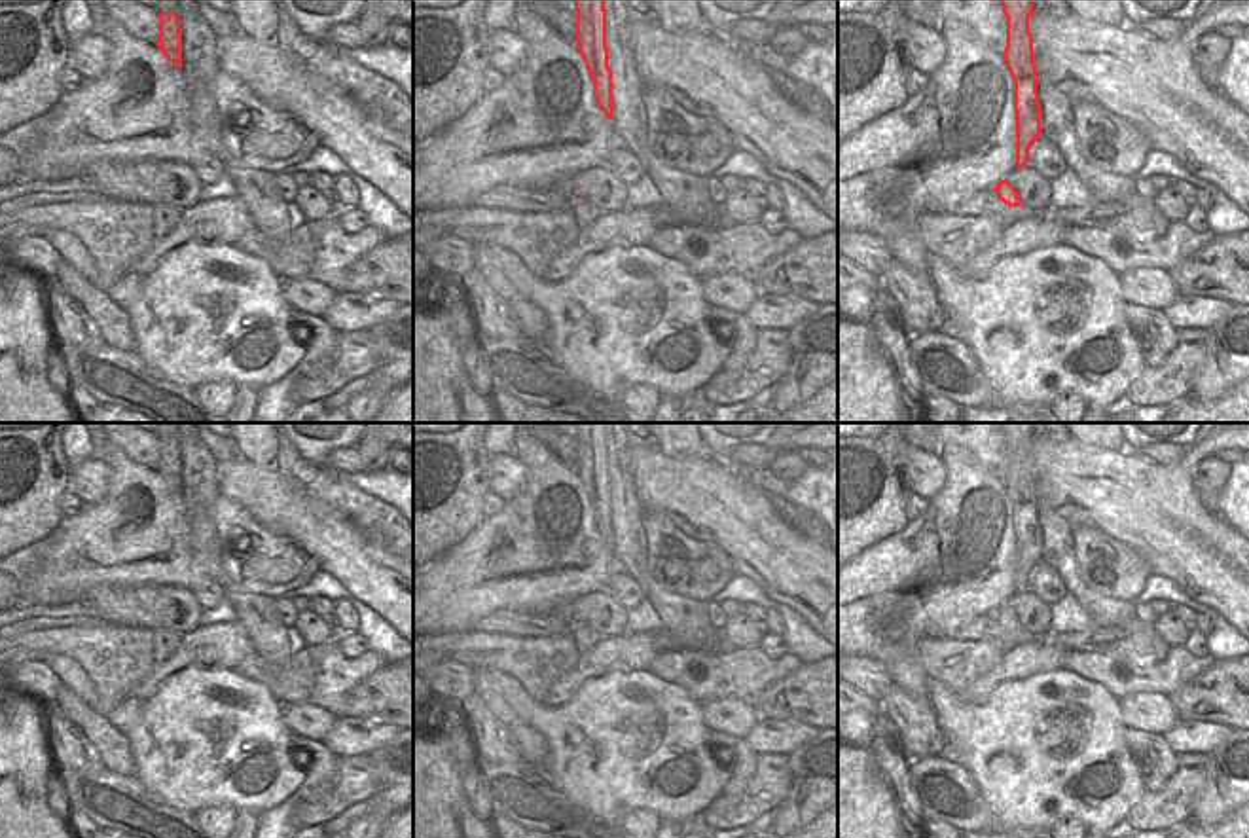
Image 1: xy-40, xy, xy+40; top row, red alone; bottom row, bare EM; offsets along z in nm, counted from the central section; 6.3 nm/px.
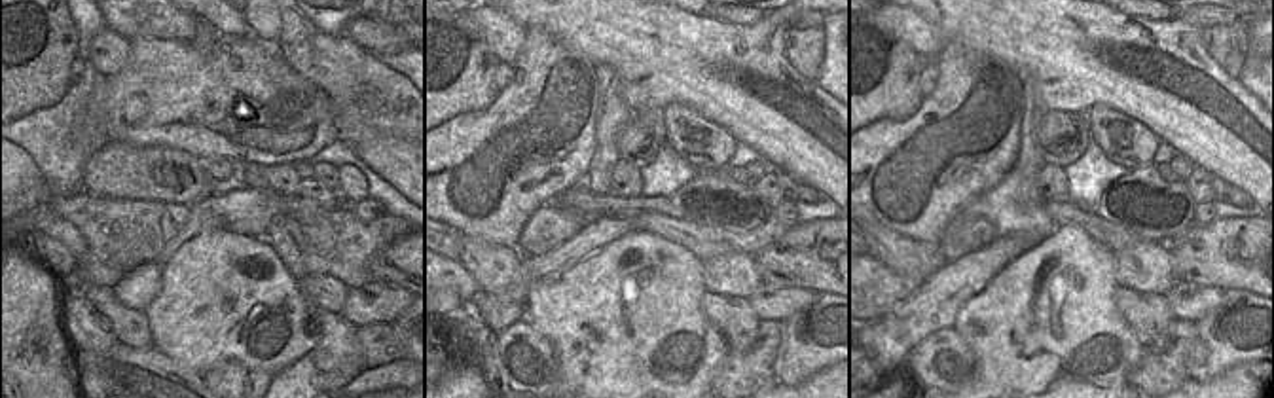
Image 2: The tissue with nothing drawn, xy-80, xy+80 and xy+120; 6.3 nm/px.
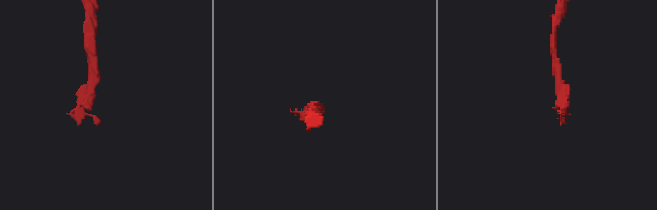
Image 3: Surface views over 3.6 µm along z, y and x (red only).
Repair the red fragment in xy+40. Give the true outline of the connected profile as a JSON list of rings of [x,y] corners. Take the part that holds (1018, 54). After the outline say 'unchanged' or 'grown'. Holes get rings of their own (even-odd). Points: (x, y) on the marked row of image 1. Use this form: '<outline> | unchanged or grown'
[[[1001,0],[1006,17],[1006,47],[1003,59],[1014,82],[1016,112],[1016,167],[1029,161],[1031,144],[1041,133],[1041,102],[1037,93],[1037,63],[1033,59],[1033,34],[1029,17],[1033,0]]] | unchanged

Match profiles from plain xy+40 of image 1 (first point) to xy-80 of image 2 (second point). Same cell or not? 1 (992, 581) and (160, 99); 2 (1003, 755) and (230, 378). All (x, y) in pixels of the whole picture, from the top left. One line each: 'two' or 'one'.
1: one
2: two

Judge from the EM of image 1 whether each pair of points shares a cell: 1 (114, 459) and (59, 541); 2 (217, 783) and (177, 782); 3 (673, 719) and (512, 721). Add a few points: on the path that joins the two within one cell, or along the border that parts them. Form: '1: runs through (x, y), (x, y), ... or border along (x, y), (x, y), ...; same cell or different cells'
1: runs through (120, 484), (120, 497), (84, 533); same cell
2: runs through (207, 782), (186, 782); same cell
3: border along (493, 687), (544, 738), (546, 759); different cells

